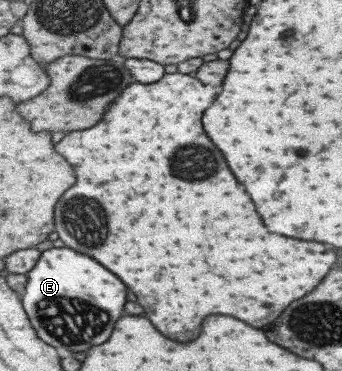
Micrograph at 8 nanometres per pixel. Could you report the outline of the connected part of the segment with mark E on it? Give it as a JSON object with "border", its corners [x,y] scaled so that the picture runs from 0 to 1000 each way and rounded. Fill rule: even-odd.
{"border":[[[155,666],[117,679],[105,709],[73,744],[76,768],[56,814],[105,903],[158,941],[234,951],[269,930],[287,930],[316,914],[333,865],[357,849],[368,774],[275,698],[202,666]],[[222,768],[246,768],[246,844],[269,844],[269,860],[240,854]]]}

